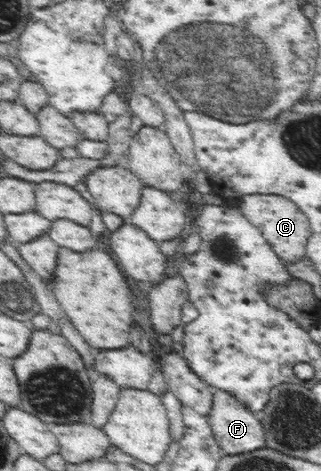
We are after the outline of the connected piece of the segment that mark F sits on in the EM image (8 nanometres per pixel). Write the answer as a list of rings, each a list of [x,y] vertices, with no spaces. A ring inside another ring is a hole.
[[[212,388],[212,405],[207,415],[213,438],[225,455],[266,447],[261,420],[228,391]]]

